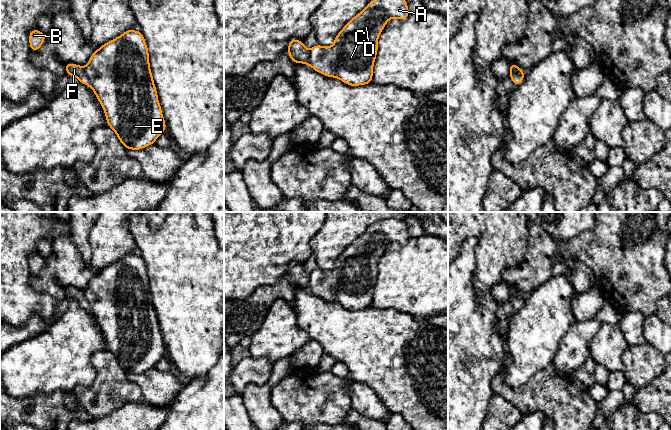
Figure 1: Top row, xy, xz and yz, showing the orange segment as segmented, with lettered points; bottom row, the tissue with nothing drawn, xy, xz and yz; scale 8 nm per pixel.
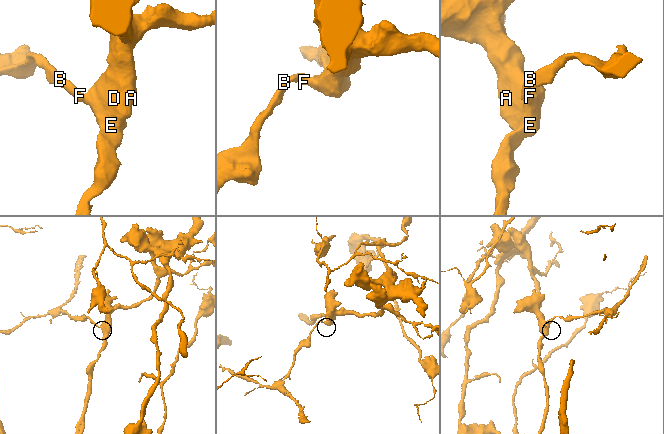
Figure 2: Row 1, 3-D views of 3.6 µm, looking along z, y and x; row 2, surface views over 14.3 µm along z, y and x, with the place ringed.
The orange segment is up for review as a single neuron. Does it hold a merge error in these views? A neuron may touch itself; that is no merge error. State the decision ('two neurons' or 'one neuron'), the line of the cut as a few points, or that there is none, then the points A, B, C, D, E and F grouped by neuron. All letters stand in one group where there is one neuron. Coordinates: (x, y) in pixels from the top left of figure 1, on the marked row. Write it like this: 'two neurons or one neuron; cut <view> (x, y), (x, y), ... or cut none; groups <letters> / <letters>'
two neurons; cut xy (83, 67), (91, 86); groups A C D E / B F

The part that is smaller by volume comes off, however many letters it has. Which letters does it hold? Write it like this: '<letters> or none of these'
B, F

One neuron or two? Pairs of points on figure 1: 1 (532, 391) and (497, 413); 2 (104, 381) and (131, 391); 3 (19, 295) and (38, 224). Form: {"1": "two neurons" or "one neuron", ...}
{"1": "two neurons", "2": "one neuron", "3": "one neuron"}

